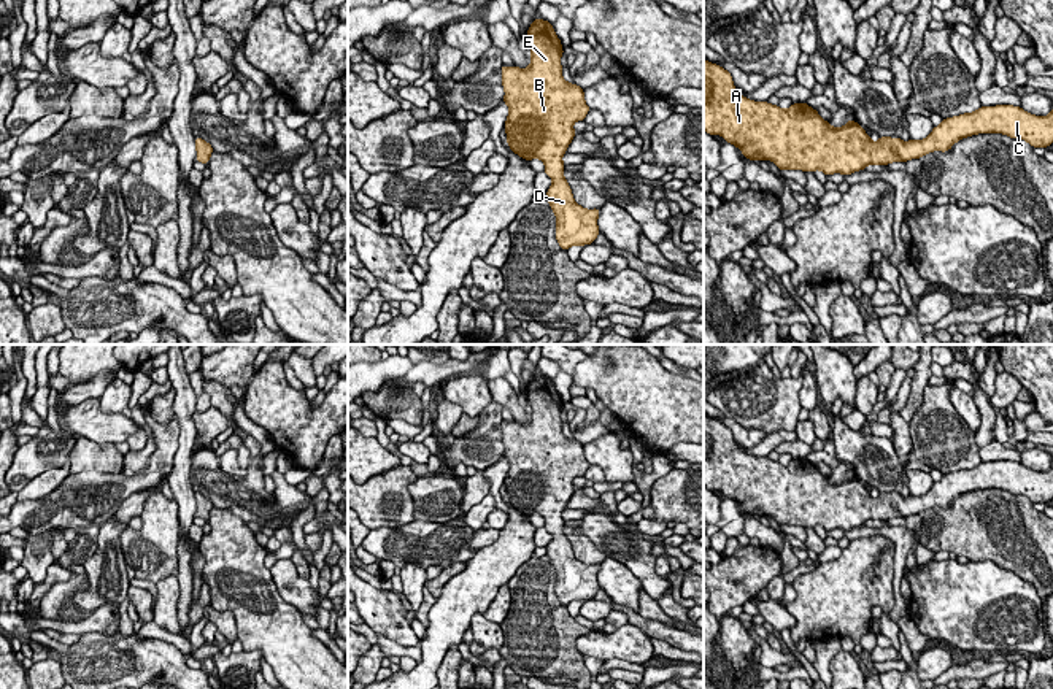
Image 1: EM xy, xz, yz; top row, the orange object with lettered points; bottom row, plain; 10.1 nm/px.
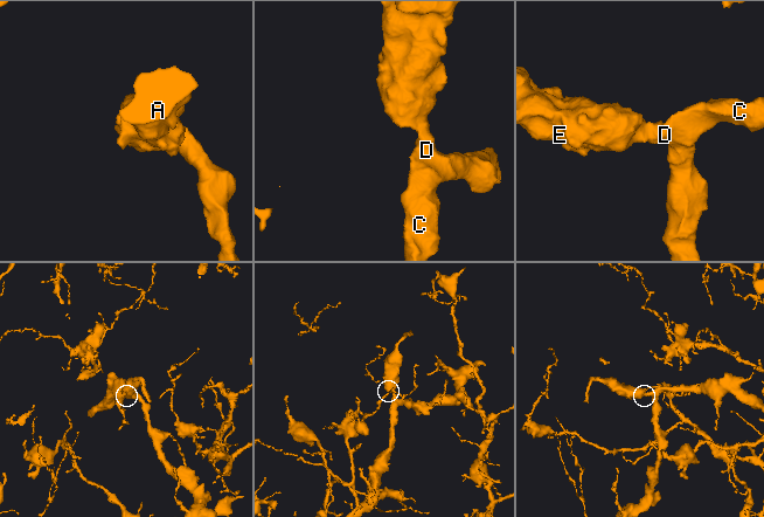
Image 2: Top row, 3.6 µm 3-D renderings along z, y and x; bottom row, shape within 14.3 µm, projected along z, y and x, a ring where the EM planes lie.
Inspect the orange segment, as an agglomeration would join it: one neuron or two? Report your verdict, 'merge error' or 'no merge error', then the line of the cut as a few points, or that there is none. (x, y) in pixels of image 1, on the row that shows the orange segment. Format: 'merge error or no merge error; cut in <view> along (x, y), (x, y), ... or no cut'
no merge error; no cut

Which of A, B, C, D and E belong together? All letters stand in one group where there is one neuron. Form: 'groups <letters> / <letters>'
groups A B C D E

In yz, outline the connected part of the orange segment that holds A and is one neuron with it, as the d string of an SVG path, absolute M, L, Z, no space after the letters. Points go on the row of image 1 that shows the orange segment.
M704 59L704 130L721 135L748 160L772 160L778 170L821 170L851 175L872 165L907 162L942 151L978 133L1004 133L1032 148L1053 144L1053 108L1048 116L1026 113L1020 106L980 106L974 113L942 119L928 138L902 141L880 137L877 143L848 119L840 129L824 121L807 102L781 110L737 92L732 76L721 65Z

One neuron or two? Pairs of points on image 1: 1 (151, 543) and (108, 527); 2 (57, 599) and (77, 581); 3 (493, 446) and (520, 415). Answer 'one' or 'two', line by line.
1: two
2: one
3: two

